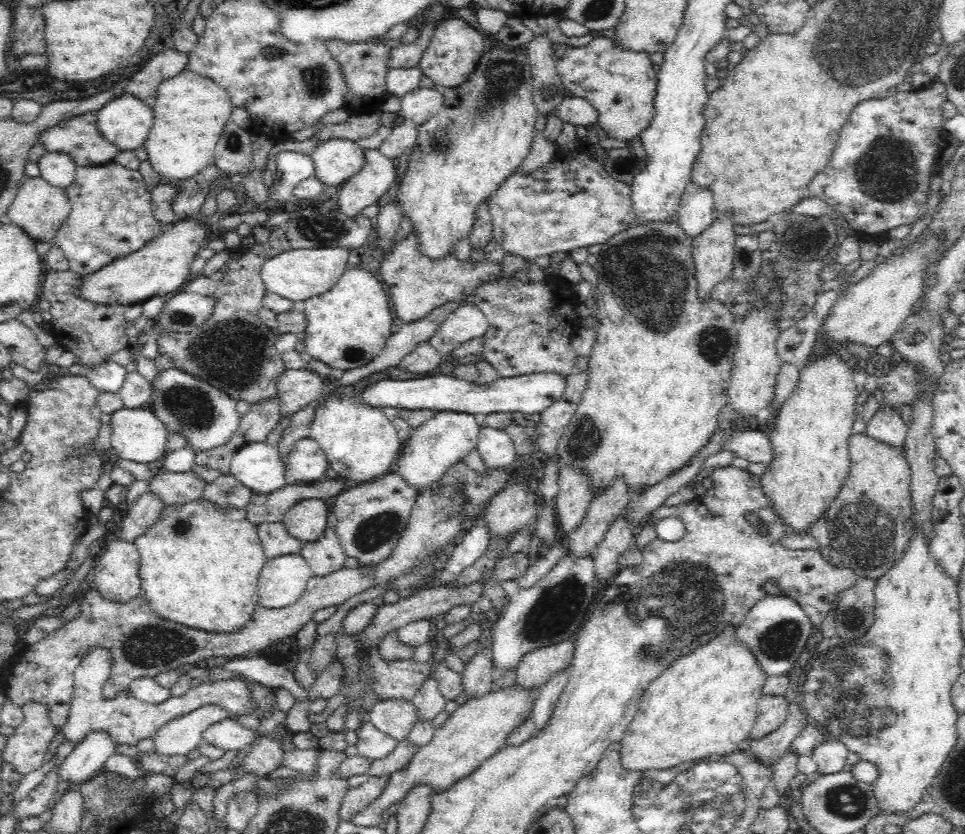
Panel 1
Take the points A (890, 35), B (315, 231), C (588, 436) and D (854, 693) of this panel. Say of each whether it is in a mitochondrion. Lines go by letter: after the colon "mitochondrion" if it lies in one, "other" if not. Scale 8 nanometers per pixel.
A: mitochondrion
B: mitochondrion
C: mitochondrion
D: mitochondrion

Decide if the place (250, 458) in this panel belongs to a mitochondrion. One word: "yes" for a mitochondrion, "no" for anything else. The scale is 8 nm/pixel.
no

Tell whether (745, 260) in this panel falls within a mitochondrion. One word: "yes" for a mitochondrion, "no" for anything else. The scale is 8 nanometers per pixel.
yes

